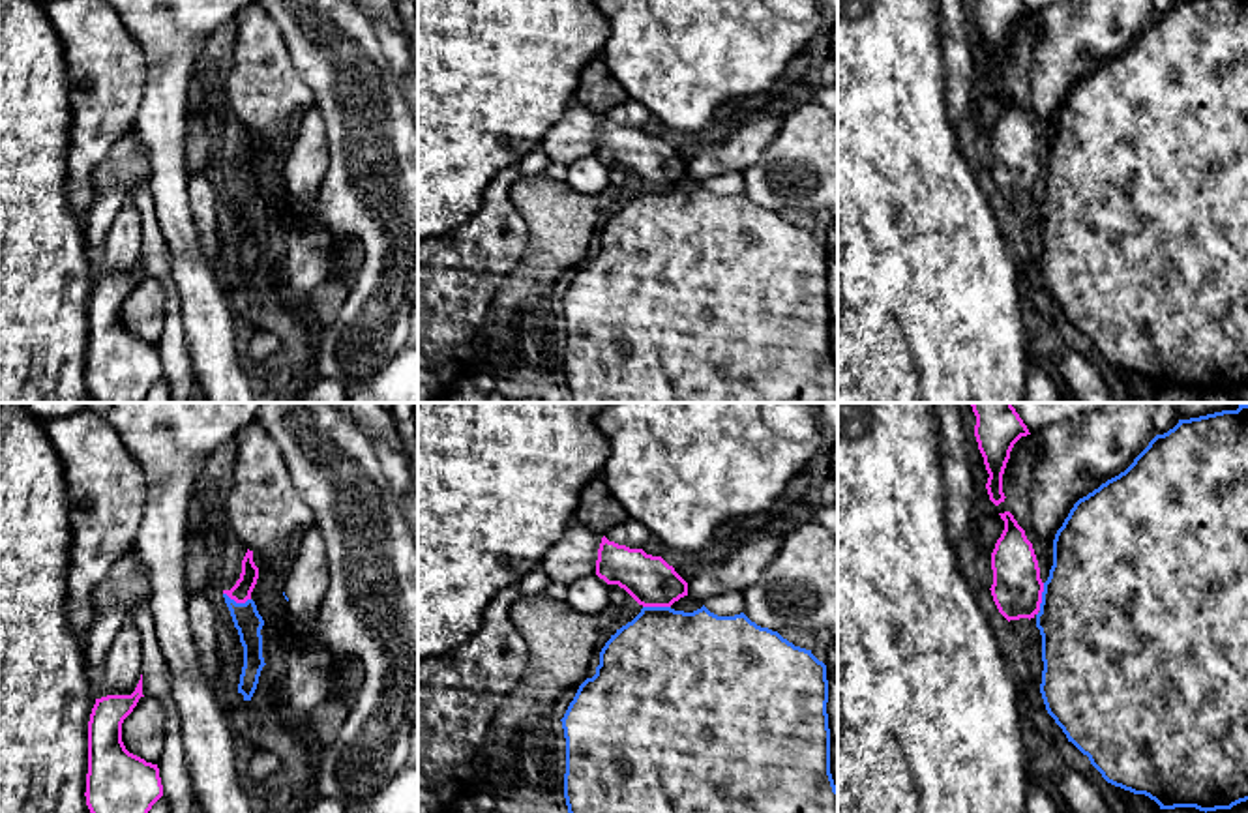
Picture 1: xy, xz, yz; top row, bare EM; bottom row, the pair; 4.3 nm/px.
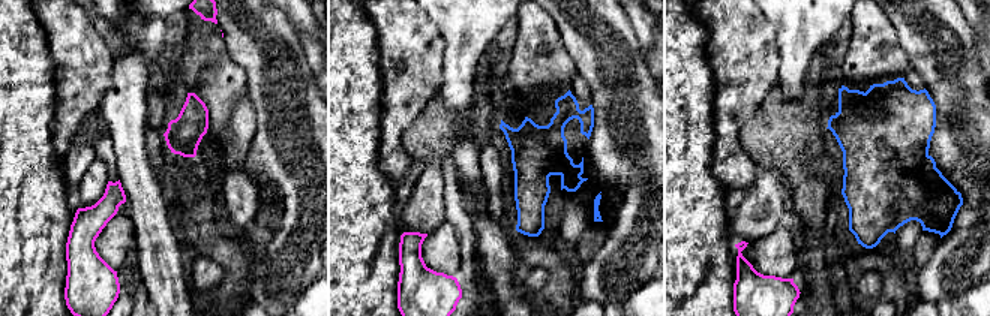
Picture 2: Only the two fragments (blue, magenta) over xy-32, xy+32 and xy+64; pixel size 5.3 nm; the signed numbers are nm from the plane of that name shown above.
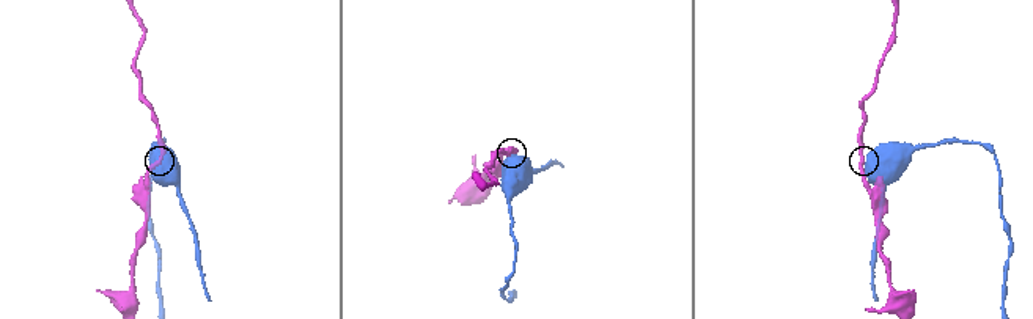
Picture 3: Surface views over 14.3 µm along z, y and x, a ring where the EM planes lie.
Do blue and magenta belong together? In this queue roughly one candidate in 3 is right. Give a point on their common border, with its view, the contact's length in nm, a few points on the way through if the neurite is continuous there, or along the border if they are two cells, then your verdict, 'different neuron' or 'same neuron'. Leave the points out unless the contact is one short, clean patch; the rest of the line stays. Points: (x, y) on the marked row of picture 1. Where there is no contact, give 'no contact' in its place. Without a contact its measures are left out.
contact xy (235, 602); length 120 nm; border xy (223, 592), (237, 602), (250, 600); different neuron

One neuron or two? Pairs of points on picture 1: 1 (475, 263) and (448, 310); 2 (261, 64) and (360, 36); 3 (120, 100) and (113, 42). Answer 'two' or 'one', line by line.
1: one
2: two
3: one

